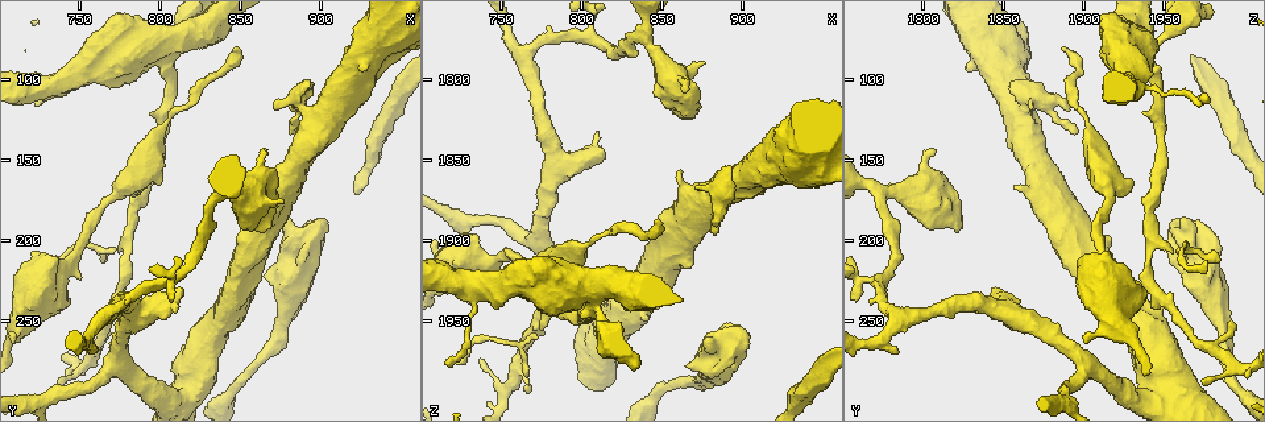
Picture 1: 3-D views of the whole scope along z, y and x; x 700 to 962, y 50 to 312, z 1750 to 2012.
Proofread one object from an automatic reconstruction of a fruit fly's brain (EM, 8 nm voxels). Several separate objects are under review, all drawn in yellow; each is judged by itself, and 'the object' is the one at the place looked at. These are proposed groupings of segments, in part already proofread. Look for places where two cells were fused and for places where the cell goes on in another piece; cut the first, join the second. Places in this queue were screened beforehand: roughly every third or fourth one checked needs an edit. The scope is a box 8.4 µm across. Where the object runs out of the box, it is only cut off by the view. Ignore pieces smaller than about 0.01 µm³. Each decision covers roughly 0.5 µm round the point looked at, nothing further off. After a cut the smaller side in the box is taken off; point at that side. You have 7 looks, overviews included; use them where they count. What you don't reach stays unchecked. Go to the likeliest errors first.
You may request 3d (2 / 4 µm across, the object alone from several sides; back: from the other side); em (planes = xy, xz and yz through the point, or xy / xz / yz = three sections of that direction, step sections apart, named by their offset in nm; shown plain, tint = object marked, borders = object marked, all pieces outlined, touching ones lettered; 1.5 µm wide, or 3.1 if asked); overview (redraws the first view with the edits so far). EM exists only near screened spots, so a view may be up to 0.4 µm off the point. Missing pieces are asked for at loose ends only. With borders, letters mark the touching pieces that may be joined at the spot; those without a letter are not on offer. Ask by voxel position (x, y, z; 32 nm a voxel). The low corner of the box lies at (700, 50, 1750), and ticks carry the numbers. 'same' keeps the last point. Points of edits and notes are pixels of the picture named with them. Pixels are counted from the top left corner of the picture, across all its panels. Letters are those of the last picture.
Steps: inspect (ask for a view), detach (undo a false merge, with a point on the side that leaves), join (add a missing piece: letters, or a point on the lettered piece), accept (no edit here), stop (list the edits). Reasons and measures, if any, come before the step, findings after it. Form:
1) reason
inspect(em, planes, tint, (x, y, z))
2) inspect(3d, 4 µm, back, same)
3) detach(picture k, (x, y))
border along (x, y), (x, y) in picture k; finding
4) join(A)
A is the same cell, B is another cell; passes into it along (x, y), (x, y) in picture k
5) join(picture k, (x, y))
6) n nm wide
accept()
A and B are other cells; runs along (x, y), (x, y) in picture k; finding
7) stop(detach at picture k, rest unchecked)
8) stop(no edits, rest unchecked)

tapers out
inspect(em, planes, tint, (720, 214, 1978))

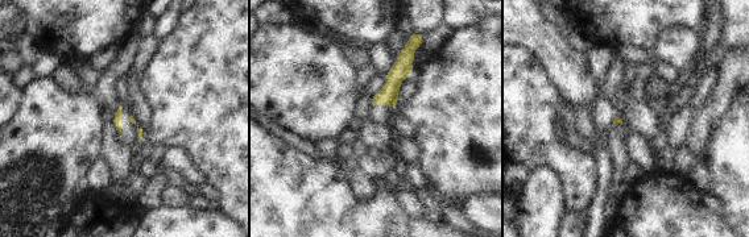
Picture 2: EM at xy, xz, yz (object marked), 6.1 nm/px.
inspect(em, planes, borders, same)

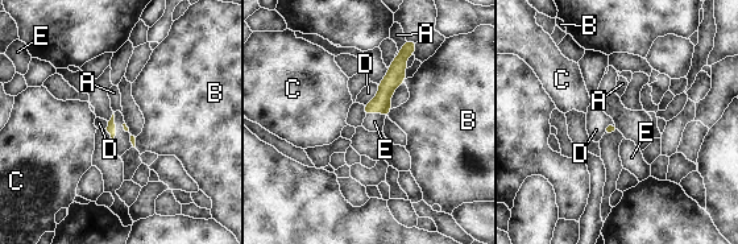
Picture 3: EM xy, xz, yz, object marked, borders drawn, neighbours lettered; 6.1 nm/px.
join(E)
E is the same cell, A, B, C and D are other cells; passes into it along (111, 128), (115, 128), (121, 144) in picture 3; the cell continues

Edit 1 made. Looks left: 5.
redraw
inspect(overview)

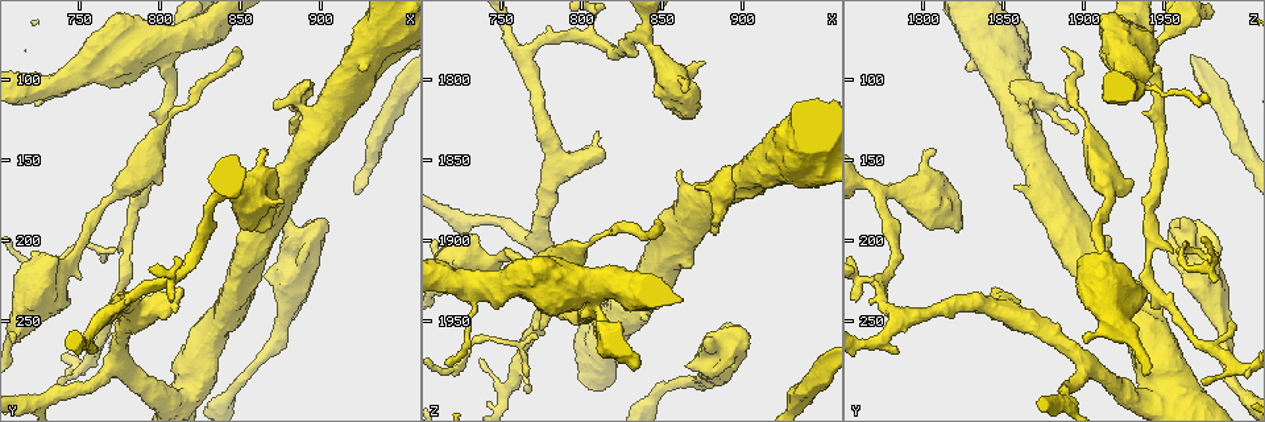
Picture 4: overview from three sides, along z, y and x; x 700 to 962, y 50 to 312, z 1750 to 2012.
an open end
inspect(3d, 4 µm, (900, 186, 1958))

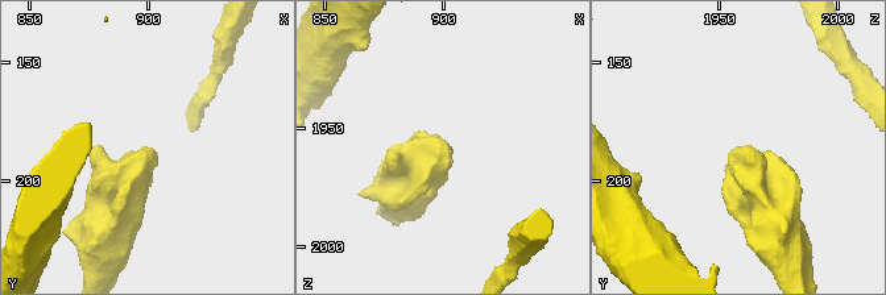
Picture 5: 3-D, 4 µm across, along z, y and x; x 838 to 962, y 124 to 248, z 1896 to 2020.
shape alone is not enough
inspect(em, planes, borders, (900, 186, 1959))

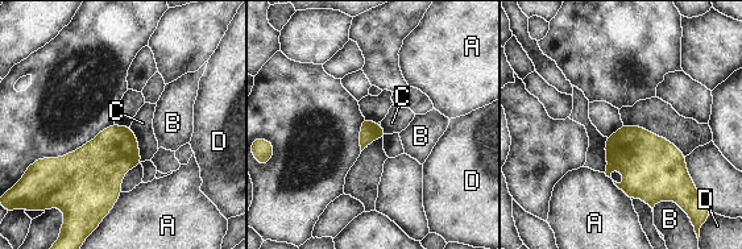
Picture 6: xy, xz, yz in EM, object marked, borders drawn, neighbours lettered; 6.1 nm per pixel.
accept()
A, B, C and D are other cells; no lettered piece goes on from it

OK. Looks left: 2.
stops while still wide
inspect(em, yz, step 8, borders, (810, 242, 1830))

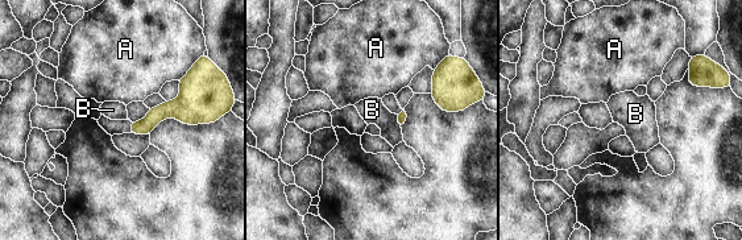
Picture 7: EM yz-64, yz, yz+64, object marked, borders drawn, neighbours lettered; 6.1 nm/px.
inspect(em, planes, borders, same)

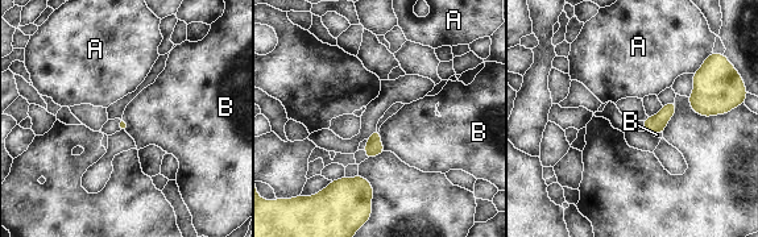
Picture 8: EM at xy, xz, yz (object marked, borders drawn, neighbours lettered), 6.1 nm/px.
accept()
A and B are other cells; border along (378, 131), (385, 150) in picture 8; no lettered piece goes on from it

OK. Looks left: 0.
stop(join at picture 3, rest unchecked)

